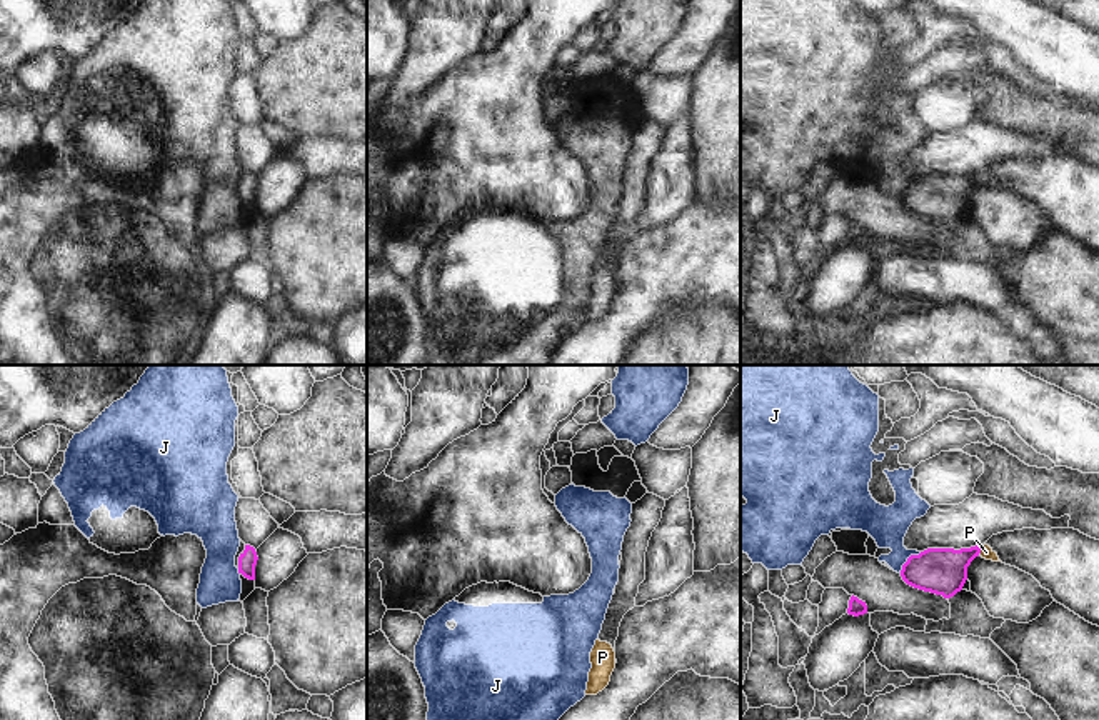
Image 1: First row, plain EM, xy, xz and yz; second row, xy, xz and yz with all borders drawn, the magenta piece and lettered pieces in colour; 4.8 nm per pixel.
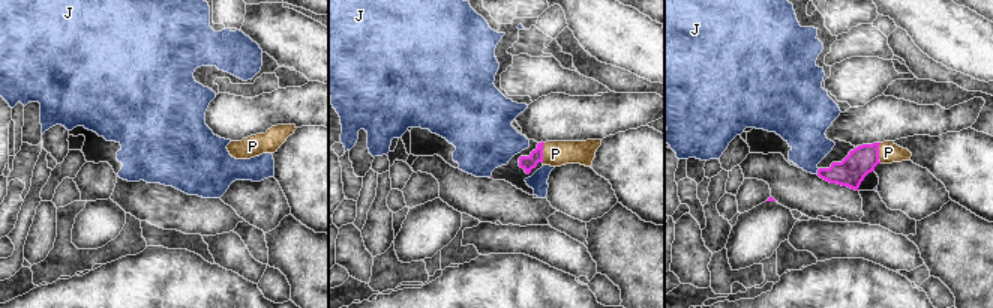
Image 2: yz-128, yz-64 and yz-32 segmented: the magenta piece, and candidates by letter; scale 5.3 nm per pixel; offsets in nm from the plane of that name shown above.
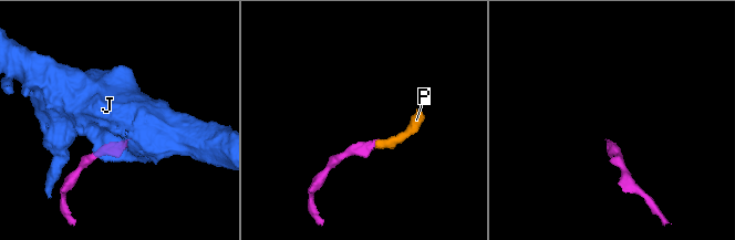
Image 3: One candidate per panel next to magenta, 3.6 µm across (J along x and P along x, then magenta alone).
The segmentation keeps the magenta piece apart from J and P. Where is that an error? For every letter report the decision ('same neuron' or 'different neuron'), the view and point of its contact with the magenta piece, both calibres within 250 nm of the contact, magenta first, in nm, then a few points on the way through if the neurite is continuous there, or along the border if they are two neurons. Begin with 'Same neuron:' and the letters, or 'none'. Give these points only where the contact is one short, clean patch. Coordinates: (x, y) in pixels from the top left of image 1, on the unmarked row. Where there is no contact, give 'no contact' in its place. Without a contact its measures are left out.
Same neuron: P
J: different neuron; meets magenta in yz at (908, 185); 220 nm thick on the magenta side, 190 nm on the other; border along yz (921, 179), (913, 180), (899, 199)
P: same neuron; meets magenta in yz at (979, 177); 220 nm thick on the magenta side, 60 nm on the other; runs through yz (939, 197), (979, 177), (986, 179)

